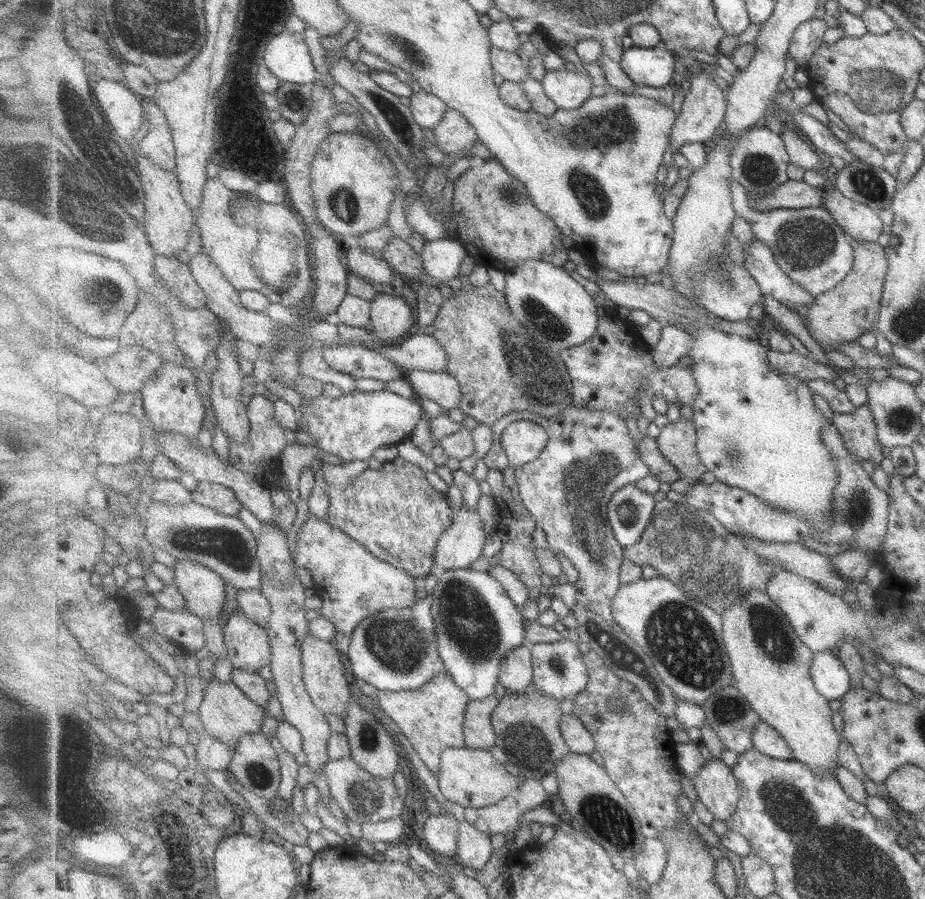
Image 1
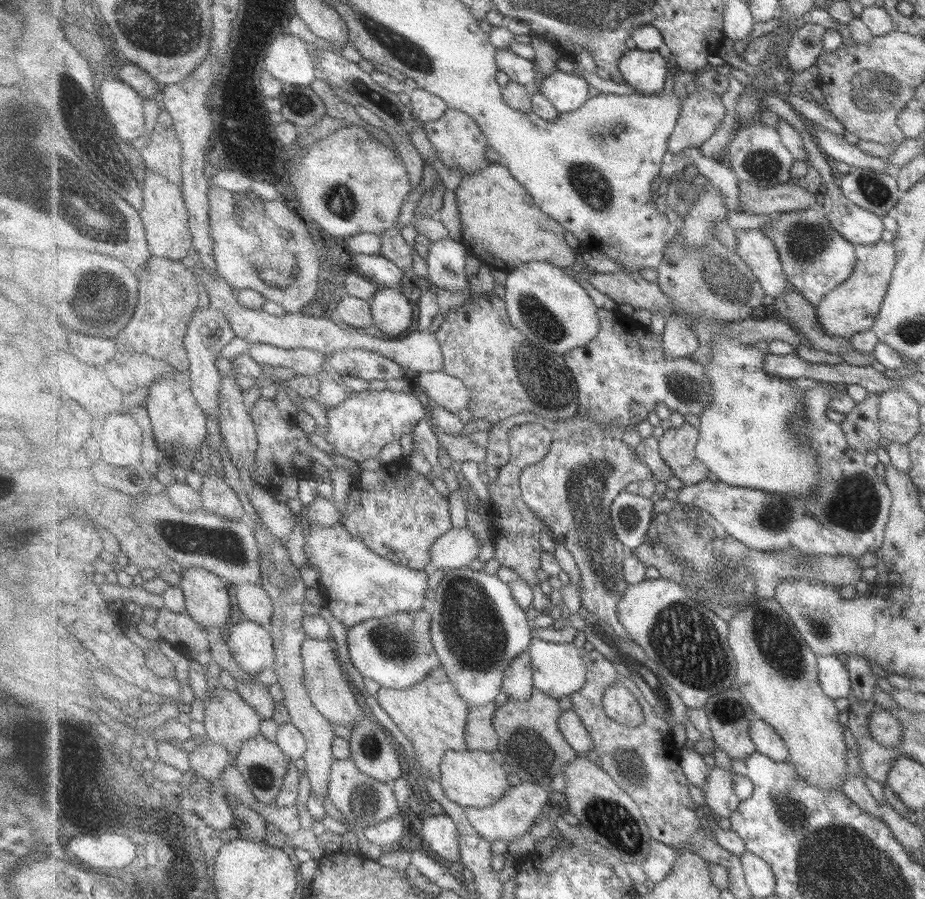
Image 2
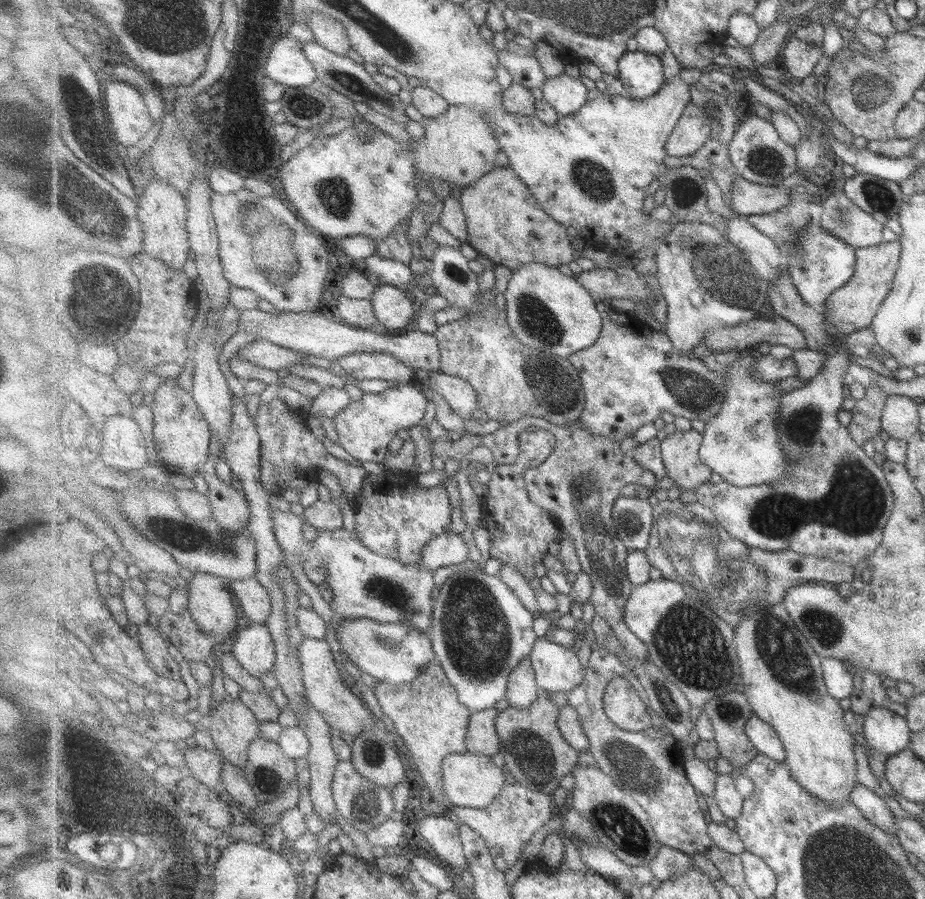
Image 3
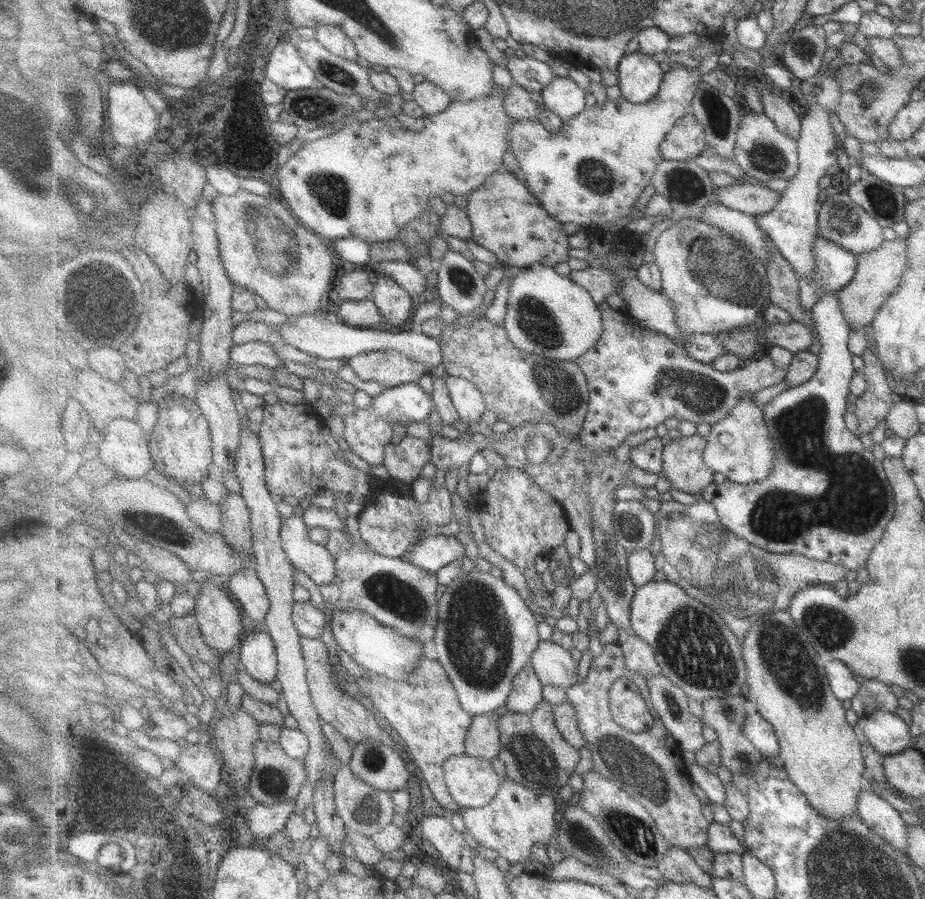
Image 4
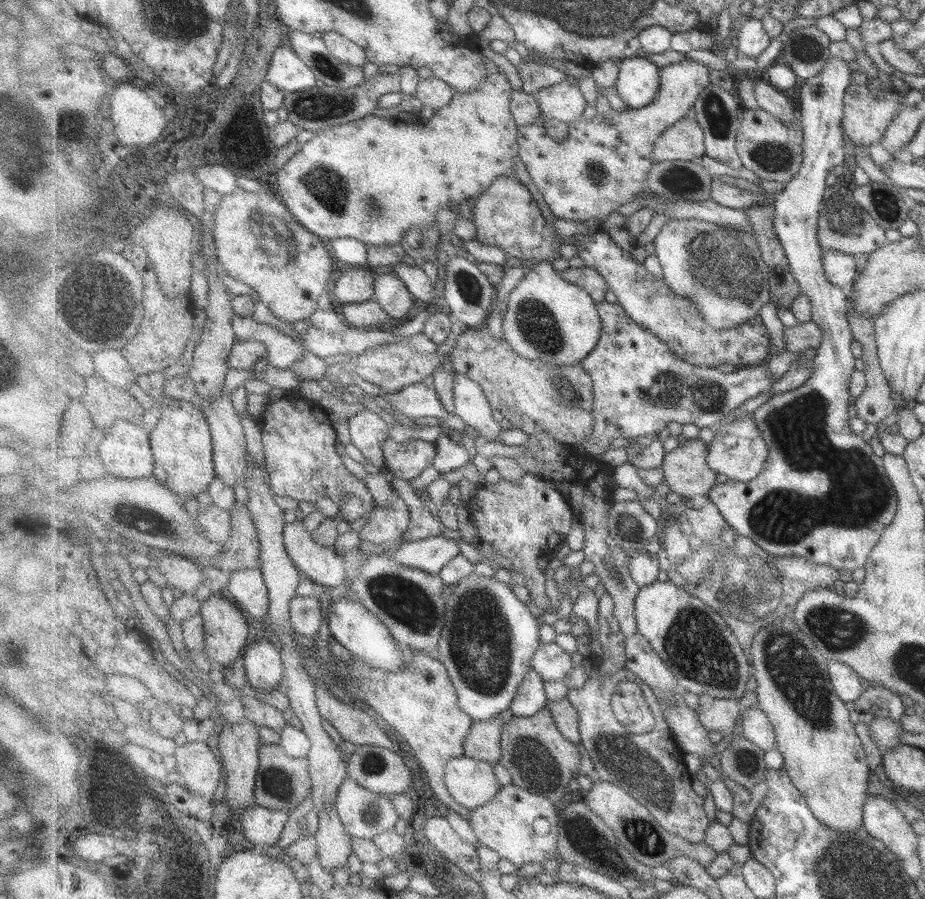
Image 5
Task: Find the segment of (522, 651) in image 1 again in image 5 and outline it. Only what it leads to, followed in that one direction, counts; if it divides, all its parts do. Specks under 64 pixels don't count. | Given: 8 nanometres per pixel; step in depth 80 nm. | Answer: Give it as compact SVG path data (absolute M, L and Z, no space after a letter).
M532 668L520 684L518 695L511 705L513 716L531 718L545 708L548 703L547 696L545 696L545 681Z

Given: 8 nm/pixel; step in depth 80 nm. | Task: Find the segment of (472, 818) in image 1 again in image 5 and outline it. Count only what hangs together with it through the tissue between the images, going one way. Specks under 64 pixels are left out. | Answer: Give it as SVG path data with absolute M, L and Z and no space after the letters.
M511 783L502 786L490 803L469 812L468 824L479 845L495 850L502 859L513 862L518 868L529 863L543 865L545 860L555 859L559 854L559 811L555 802Z

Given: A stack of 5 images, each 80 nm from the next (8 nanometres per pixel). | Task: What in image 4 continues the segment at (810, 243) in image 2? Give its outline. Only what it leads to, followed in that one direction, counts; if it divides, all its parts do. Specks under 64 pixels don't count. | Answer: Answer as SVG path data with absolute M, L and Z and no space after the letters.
M822 236L816 240L816 274L800 279L800 302L806 312L811 312L823 293L845 288L857 274L857 254Z

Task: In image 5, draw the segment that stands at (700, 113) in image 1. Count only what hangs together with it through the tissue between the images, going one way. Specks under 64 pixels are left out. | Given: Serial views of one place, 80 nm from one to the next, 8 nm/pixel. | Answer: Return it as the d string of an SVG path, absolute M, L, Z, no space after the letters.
M681 118L670 129L658 136L654 144L654 161L700 161L706 154L703 128L695 118Z

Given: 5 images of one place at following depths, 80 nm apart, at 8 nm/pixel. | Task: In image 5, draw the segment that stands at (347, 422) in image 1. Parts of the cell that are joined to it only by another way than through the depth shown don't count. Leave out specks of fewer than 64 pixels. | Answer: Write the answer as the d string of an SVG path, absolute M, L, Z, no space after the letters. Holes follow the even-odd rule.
M423 383L407 386L397 393L386 394L384 400L395 409L393 414L400 412L414 421L422 416L443 419L448 414L437 392ZM369 409L358 411L348 419L351 444L363 457L380 470L385 468L381 445L389 438L389 424Z

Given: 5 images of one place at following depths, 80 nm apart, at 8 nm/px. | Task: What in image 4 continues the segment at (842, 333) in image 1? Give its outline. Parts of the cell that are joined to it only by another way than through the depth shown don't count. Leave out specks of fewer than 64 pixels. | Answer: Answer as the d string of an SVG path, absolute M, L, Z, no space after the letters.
M901 237L886 240L873 252L863 252L857 257L857 274L845 288L839 290L841 309L849 322L849 328L853 331L870 326L881 307L898 291L900 284L902 284L903 275L908 269L908 240Z

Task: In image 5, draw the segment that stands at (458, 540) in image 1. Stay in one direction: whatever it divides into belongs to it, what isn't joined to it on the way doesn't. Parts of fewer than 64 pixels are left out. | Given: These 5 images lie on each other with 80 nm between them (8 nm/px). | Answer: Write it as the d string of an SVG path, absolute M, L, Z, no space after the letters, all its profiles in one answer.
M439 535L415 542L405 541L387 555L391 560L409 568L422 569L423 572L438 575L453 558L461 555L461 551L458 541Z

